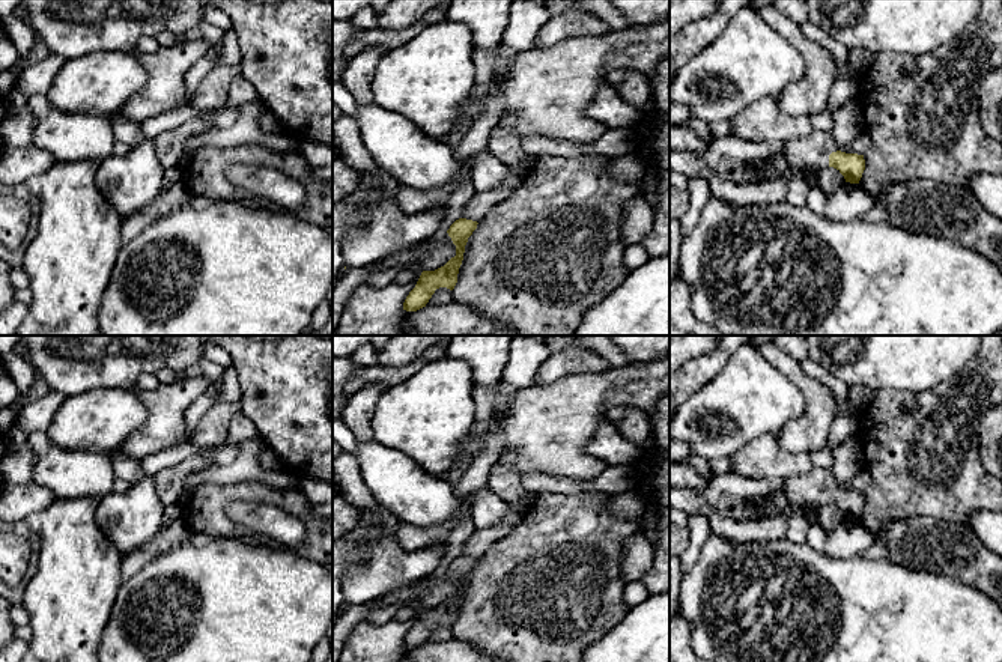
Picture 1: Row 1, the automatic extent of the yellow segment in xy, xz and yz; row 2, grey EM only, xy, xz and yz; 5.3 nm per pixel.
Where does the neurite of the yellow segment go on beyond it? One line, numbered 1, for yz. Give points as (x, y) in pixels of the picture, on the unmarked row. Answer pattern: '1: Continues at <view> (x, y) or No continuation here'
1: Continues at yz (811, 489)

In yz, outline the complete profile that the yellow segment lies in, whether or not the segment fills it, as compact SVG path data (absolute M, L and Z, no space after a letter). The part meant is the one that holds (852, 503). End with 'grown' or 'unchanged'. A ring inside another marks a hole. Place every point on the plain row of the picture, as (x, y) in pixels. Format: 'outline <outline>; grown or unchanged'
outline M814 466L805 475L785 478L781 493L793 506L837 506L850 521L859 521L865 507L864 492L838 486L832 471Z; grown

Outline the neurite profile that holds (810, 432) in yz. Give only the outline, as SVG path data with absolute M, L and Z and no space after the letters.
M773 342L758 345L757 351L797 385L806 402L805 414L776 432L778 445L791 453L812 453L826 448L837 412L837 402L830 388L808 376L800 363L776 348Z

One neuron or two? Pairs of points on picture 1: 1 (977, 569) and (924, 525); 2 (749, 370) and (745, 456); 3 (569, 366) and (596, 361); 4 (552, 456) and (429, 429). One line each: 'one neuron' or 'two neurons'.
1: one neuron
2: two neurons
3: one neuron
4: two neurons

